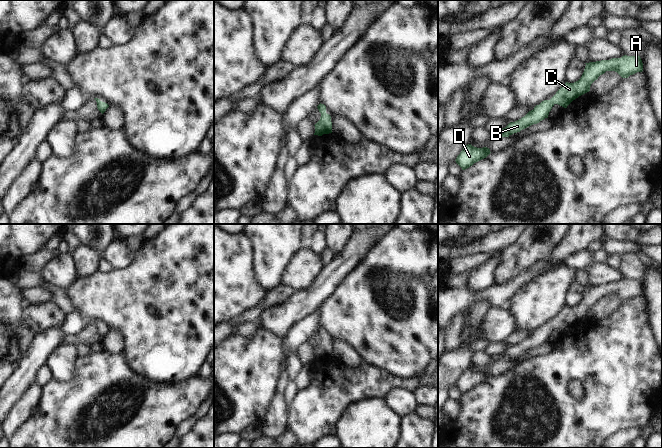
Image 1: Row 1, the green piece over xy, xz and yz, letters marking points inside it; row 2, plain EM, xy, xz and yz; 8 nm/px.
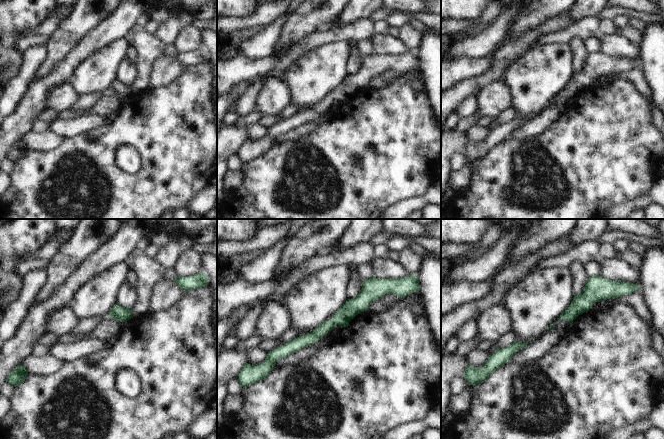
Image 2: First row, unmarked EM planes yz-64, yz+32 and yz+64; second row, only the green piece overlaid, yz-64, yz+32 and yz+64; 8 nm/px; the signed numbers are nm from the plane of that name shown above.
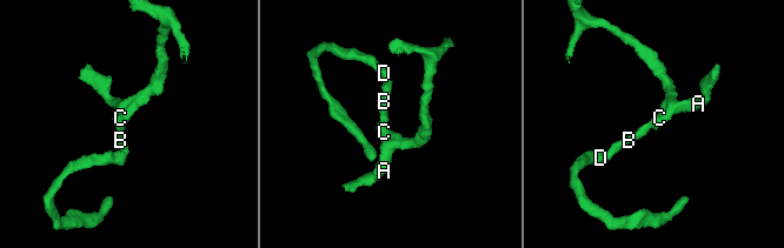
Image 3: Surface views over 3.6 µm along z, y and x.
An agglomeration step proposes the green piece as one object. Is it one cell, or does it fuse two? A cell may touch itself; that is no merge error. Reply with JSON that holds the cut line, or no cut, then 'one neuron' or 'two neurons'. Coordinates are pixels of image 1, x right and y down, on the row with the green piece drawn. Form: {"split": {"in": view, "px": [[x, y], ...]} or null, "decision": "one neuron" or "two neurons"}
{"split": null, "decision": "one neuron"}

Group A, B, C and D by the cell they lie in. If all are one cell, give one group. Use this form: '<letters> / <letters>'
A B C D

